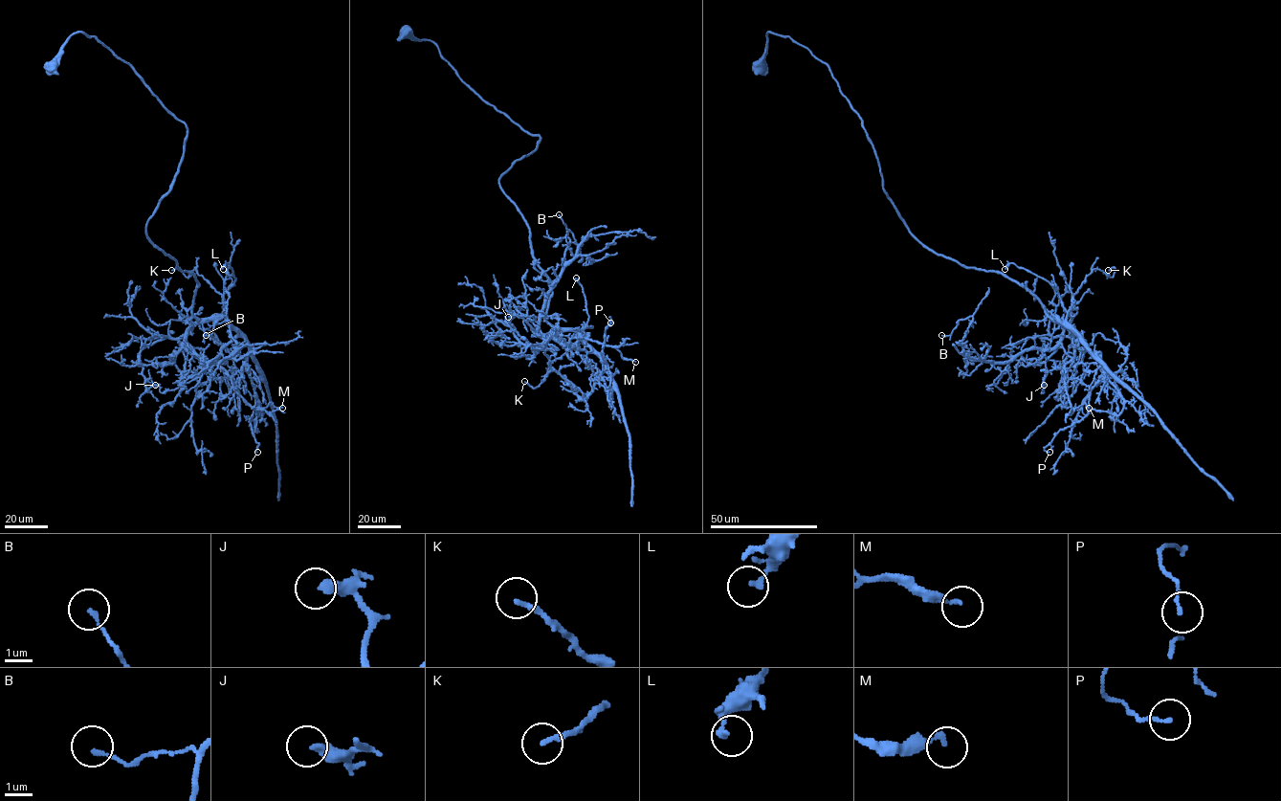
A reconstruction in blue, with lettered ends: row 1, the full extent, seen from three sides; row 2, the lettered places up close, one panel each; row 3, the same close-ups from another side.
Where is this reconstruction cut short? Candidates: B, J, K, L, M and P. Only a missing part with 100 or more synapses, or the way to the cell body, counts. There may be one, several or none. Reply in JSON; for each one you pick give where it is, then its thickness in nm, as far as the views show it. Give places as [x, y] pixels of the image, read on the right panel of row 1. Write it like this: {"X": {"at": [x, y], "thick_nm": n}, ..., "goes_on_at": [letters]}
{"goes_on_at": []}

